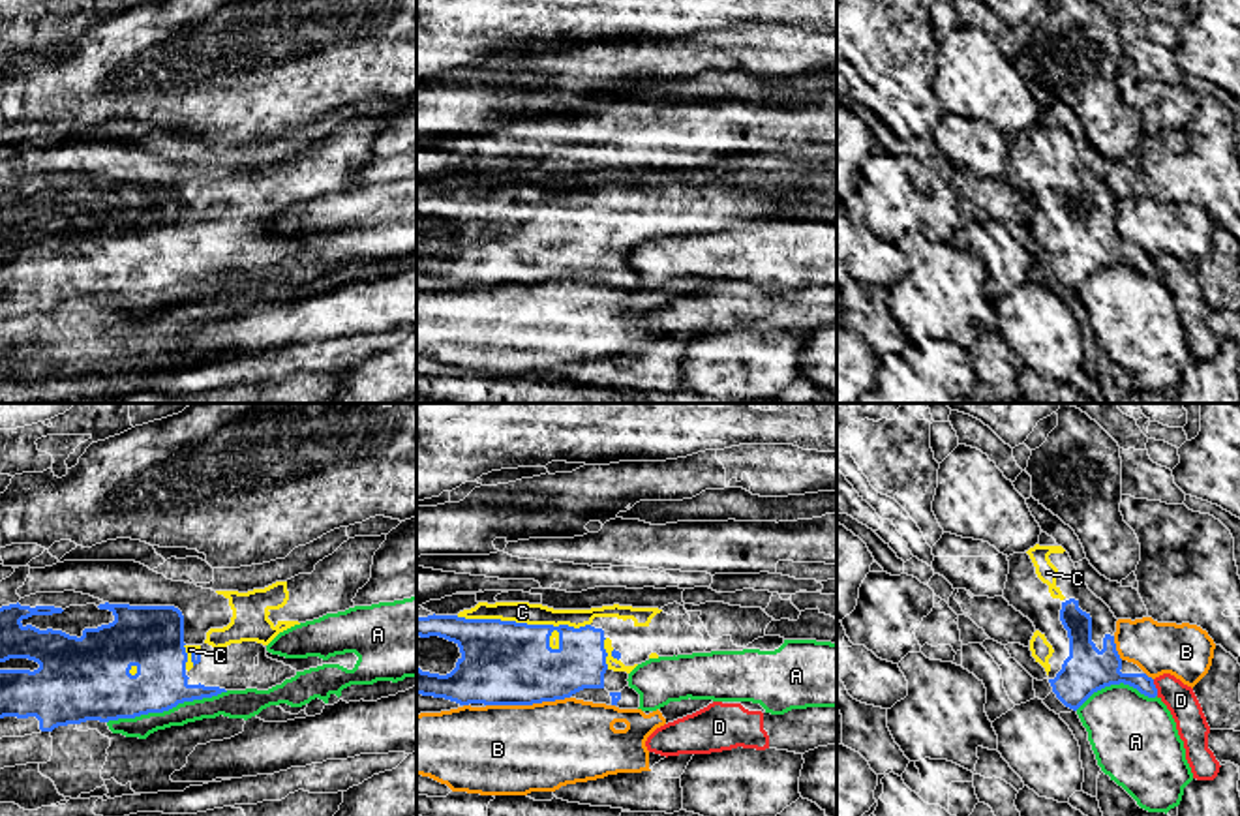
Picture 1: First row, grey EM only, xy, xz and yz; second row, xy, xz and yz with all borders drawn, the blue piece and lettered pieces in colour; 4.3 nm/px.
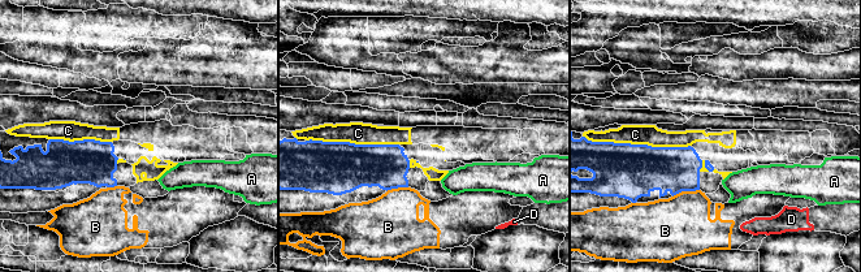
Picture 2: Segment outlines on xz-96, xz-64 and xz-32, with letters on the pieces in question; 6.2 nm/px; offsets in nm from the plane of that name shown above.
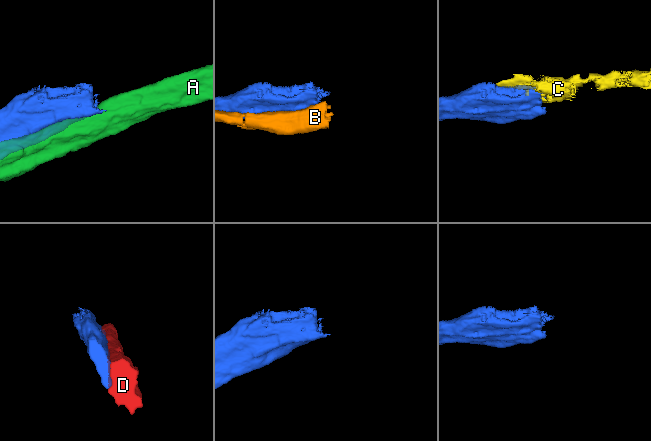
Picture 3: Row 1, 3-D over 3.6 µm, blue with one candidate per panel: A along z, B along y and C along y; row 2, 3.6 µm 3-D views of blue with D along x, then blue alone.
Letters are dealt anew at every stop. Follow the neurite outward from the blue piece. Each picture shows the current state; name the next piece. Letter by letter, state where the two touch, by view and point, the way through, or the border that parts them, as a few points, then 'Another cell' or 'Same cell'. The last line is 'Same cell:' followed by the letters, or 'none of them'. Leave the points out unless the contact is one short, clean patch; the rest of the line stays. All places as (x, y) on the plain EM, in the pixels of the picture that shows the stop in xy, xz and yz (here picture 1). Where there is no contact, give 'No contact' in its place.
A: Touches blue at xy (167, 289). Another cell
B: Touches blue at xz (528, 284). Another cell
C: Touches blue at xz (524, 203). Same cell
D: Touches blue at yz (1154, 267). Another cell
Same cell: C

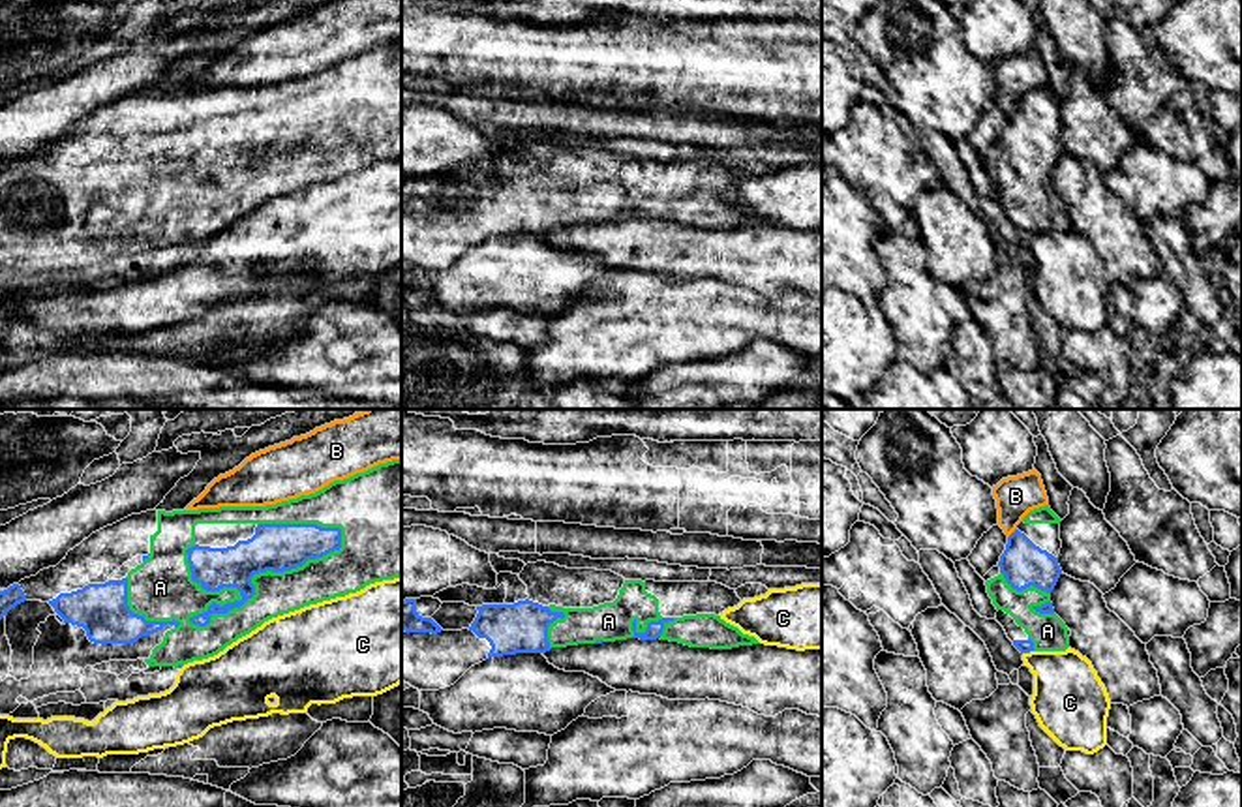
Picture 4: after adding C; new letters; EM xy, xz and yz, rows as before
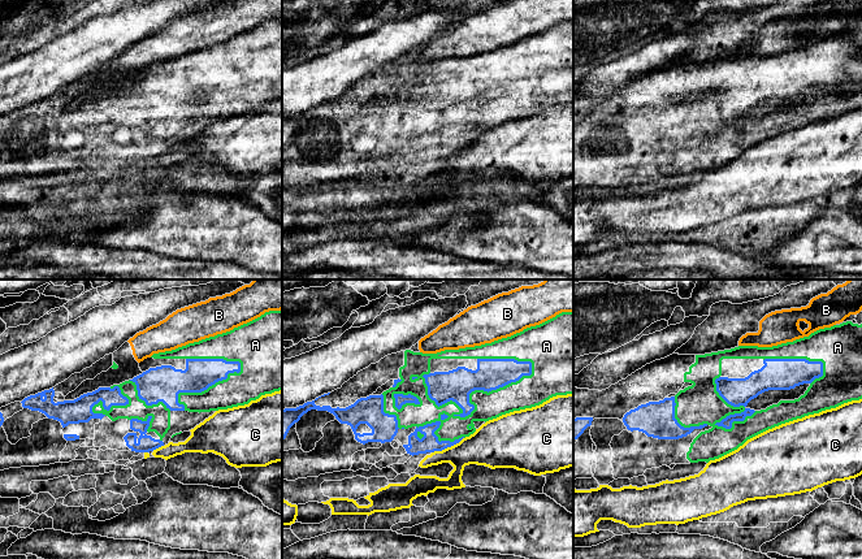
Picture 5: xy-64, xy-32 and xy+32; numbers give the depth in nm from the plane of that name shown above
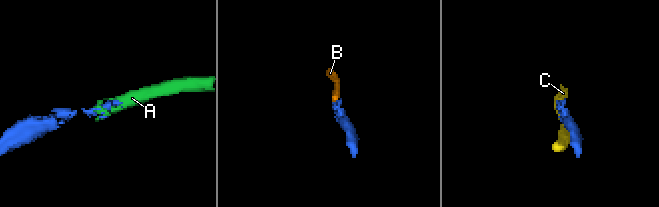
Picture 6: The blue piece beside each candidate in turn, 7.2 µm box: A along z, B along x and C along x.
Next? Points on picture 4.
A: Touches blue at xy (263, 151). Same cell
B: Touches blue at yz (1012, 113). Boundary: yz (1015, 107), (1008, 117). Another cell
C: Touches blue at yz (1029, 231). Boundary: yz (1032, 229), (1025, 233). Another cell
Same cell: A

